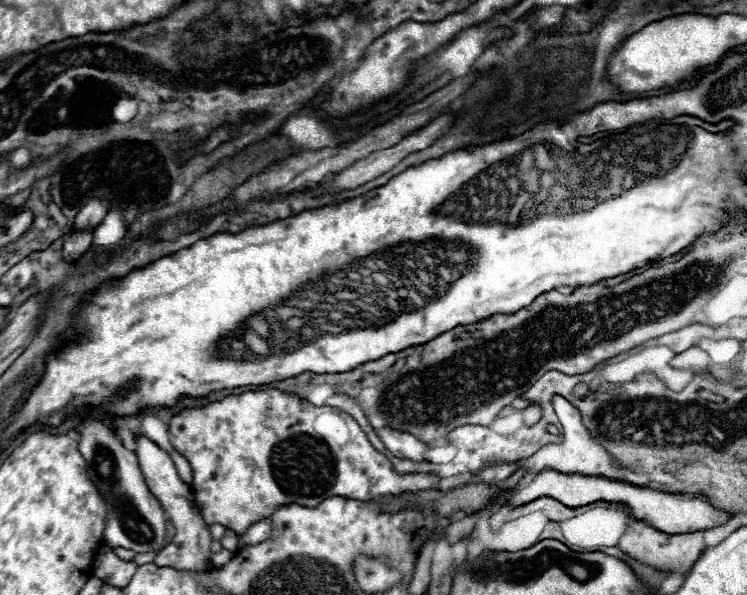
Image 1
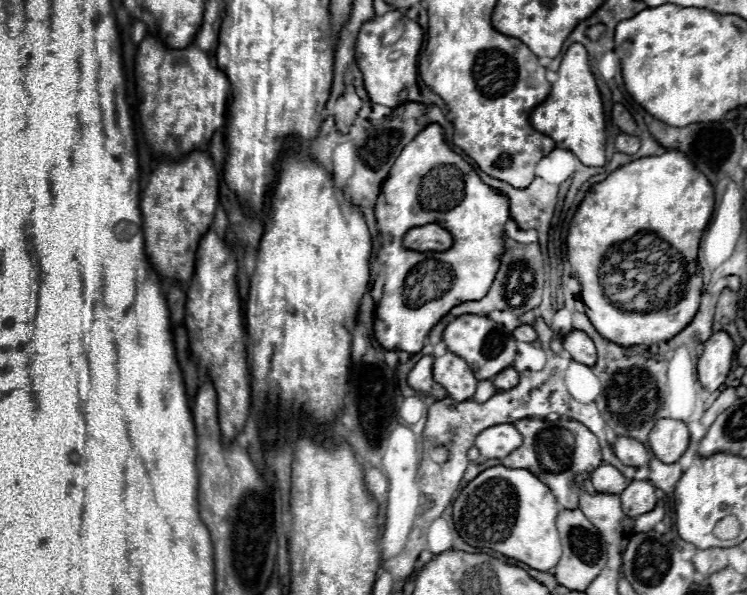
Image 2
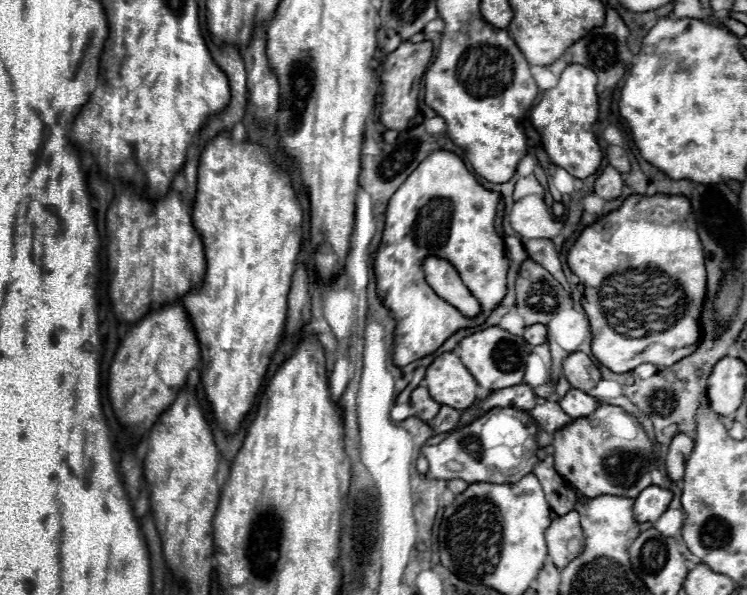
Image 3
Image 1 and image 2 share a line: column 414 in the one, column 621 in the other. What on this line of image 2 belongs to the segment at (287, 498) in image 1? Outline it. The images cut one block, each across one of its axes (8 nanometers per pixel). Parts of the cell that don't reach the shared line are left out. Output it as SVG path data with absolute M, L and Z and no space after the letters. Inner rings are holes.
M602 464L592 472L592 484L602 494L620 494L628 486L628 478L624 478L614 466Z

